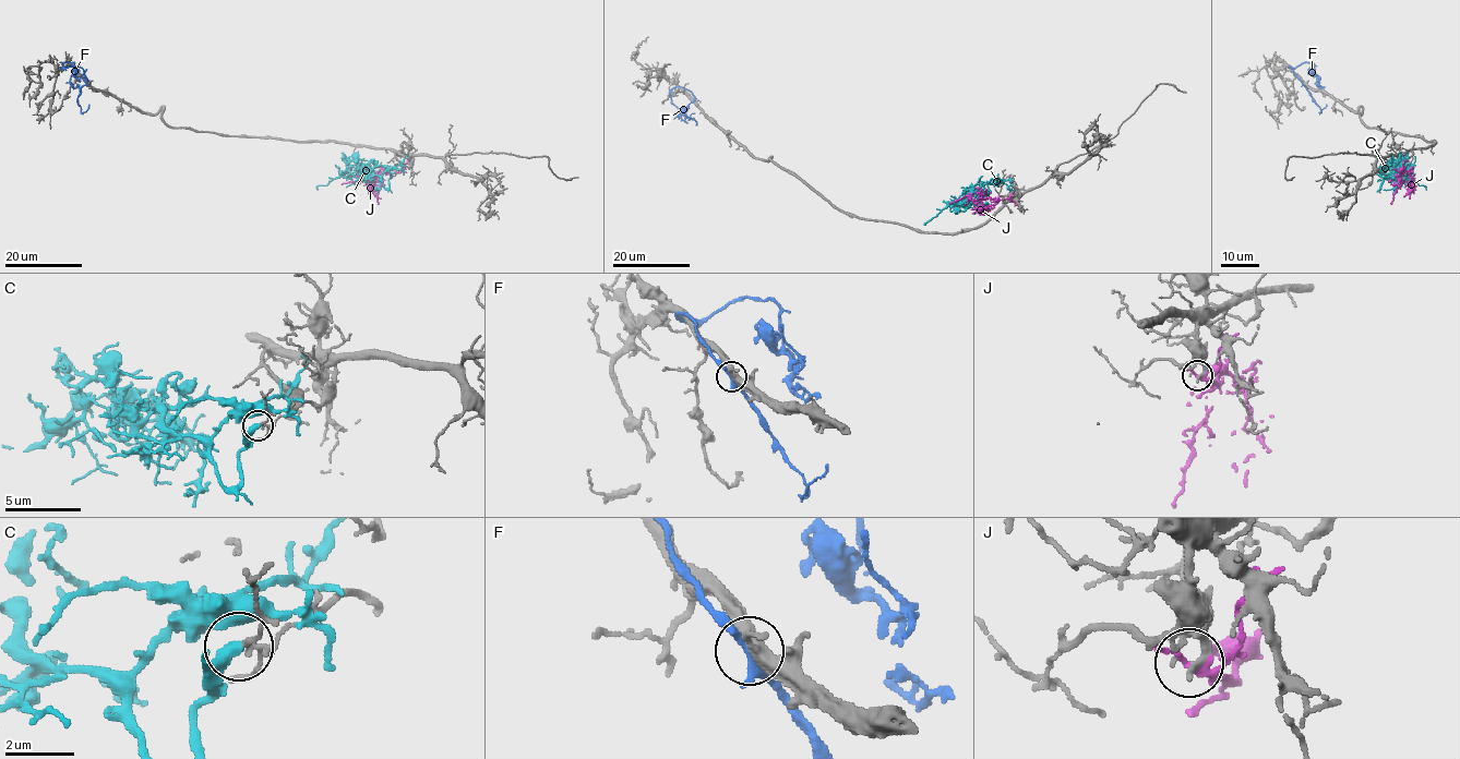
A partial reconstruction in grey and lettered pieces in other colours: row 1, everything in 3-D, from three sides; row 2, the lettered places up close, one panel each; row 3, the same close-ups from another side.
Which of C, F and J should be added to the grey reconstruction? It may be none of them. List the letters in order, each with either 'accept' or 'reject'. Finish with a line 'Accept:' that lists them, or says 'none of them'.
C: reject
F: reject
J: reject
Accept: none of them

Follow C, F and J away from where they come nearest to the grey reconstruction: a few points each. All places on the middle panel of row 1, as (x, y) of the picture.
C: (1001, 179), (992, 184), (976, 184), (924, 225)
F: (694, 100), (689, 89), (681, 87), (671, 89), (672, 104), (682, 111), (678, 116), (683, 120), (686, 116)
J: (1010, 195), (988, 206), (980, 206), (978, 201), (966, 195), (949, 203)

